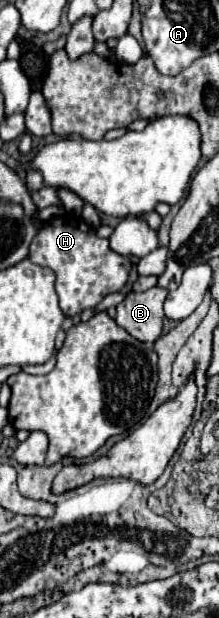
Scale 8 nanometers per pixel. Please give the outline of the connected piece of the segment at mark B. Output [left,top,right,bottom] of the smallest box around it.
[117,287,167,341]

